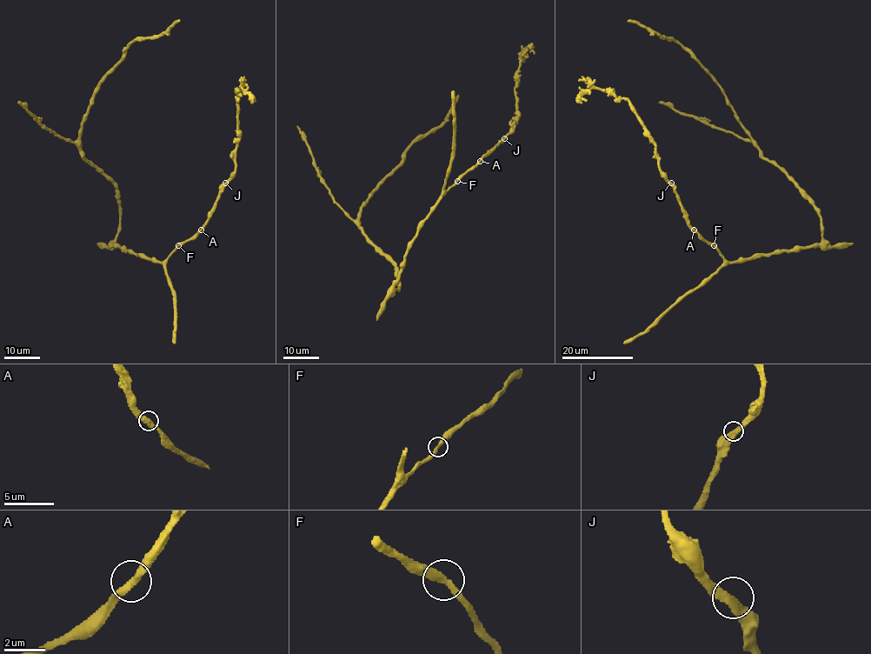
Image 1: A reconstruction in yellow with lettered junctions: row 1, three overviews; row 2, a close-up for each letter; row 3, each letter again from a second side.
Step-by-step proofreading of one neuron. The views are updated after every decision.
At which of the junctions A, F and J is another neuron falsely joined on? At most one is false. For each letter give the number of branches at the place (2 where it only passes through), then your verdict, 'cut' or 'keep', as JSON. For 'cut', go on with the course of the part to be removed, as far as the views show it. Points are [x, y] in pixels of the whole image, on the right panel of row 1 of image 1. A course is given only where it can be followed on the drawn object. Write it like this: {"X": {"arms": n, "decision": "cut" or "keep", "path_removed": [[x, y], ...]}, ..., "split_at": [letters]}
{"A": {"arms": 2, "decision": "keep"}, "F": {"arms": 2, "decision": "keep"}, "J": {"arms": 2, "decision": "keep"}, "split_at": []}

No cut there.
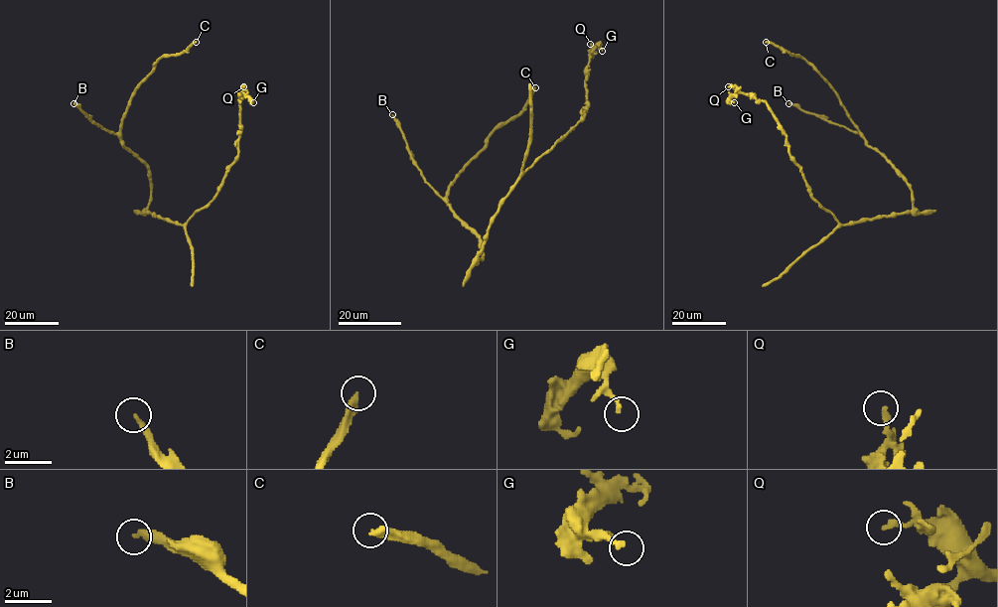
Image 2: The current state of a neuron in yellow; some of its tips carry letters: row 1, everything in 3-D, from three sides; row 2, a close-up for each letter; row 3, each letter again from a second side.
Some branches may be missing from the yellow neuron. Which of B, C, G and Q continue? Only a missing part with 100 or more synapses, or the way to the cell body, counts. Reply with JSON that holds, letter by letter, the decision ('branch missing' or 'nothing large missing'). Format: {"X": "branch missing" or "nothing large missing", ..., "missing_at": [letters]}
{"B": "nothing large missing", "C": "branch missing", "G": "nothing large missing", "Q": "nothing large missing", "missing_at": ["C"]}

